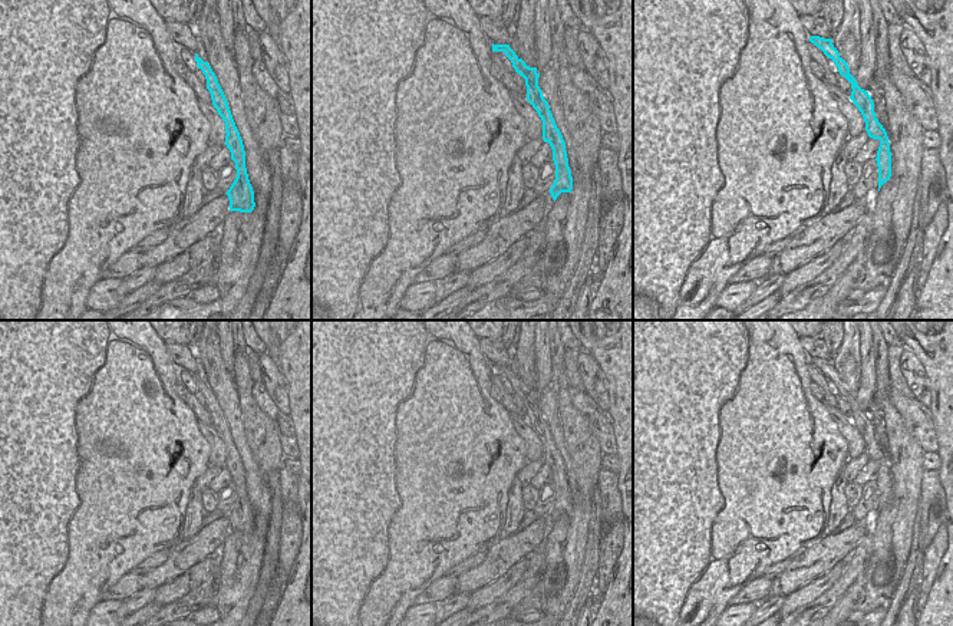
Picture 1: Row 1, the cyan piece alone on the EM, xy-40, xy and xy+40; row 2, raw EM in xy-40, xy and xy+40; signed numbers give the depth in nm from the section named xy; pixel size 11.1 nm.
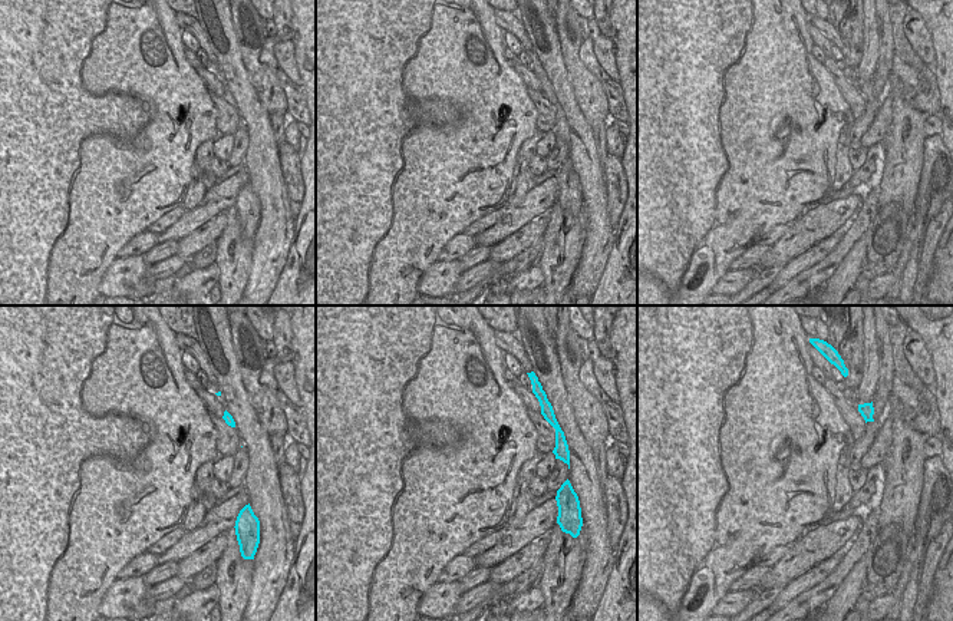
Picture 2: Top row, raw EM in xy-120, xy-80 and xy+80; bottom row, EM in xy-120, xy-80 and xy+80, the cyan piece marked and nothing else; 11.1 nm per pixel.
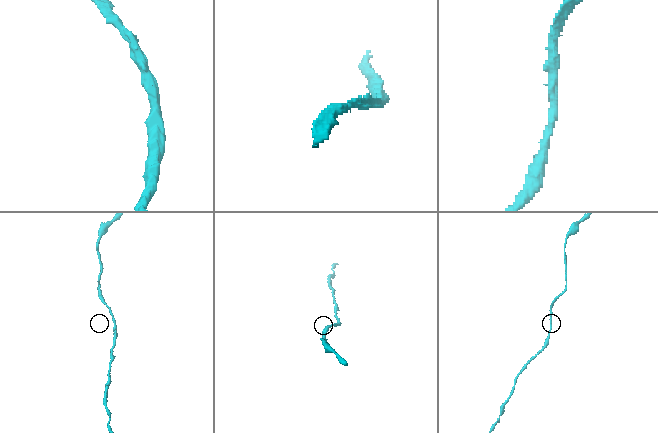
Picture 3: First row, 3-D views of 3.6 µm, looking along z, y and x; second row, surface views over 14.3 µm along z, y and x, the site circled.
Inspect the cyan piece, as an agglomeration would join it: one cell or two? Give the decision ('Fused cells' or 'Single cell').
Single cell

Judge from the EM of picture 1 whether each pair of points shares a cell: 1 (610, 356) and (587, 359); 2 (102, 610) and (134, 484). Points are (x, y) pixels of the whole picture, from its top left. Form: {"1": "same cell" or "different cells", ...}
{"1": "different cells", "2": "different cells"}

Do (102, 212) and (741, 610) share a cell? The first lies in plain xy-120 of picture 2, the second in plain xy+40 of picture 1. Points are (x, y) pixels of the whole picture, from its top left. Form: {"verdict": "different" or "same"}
{"verdict": "different"}

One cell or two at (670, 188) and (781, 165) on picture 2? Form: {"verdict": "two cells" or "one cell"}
{"verdict": "one cell"}

